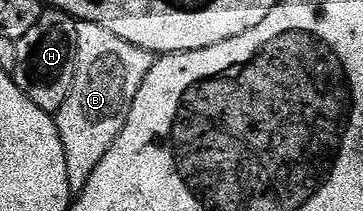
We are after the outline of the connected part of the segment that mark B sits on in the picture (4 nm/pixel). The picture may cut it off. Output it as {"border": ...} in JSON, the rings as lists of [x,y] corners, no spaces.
{"border":[[[77,21],[76,31],[78,52],[74,84],[70,84],[66,104],[62,104],[54,117],[66,152],[66,176],[70,180],[70,188],[79,192],[86,188],[86,180],[94,176],[94,168],[102,164],[102,156],[106,156],[114,140],[118,140],[130,116],[134,96],[138,96],[142,80],[150,76],[154,55],[146,48],[138,48],[122,40],[122,36],[114,36],[114,32],[102,28],[102,24]]]}

